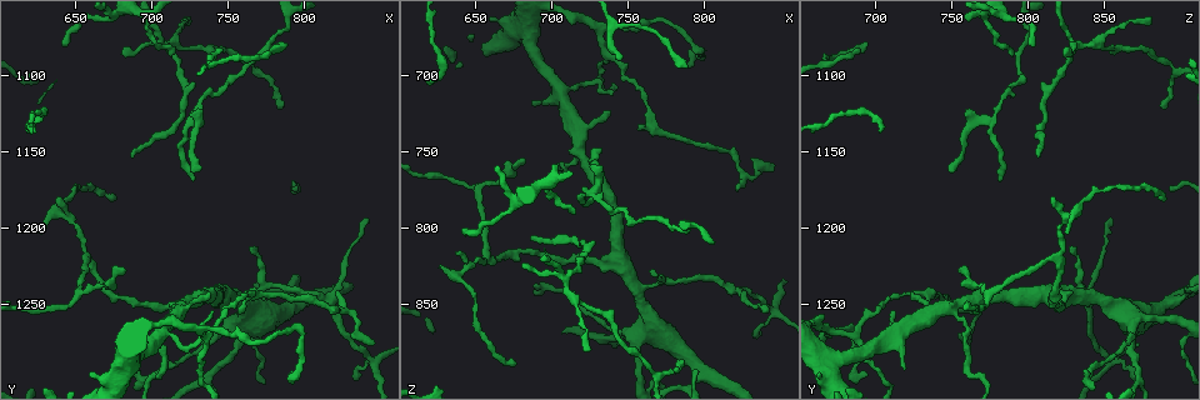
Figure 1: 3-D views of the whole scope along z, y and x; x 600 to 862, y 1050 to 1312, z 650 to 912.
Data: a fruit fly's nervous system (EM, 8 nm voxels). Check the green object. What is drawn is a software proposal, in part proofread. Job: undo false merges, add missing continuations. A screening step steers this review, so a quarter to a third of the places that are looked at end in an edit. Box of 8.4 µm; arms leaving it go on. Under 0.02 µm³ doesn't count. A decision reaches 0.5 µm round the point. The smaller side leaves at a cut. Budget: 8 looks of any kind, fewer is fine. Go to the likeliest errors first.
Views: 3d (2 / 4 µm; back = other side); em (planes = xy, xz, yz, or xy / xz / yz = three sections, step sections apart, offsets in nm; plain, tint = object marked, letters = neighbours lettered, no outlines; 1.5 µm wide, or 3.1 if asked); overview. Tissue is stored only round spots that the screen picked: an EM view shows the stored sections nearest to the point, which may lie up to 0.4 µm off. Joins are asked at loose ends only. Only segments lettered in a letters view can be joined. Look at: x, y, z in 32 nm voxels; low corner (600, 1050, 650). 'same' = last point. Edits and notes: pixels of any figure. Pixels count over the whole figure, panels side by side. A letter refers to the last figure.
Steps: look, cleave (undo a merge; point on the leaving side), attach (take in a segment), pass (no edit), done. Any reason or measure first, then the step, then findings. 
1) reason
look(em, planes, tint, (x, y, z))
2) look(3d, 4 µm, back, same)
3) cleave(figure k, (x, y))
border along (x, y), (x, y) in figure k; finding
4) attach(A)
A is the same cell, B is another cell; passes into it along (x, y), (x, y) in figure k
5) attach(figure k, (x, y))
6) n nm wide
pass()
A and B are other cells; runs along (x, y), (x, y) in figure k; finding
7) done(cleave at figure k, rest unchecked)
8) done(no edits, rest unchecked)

thin end
look(em, planes, letters, (728, 1162, 750))

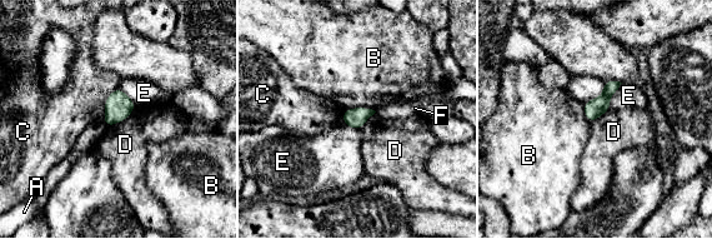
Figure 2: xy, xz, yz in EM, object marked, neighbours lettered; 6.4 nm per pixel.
pass()
A, B, C, D, E and F are other cells; border along (136, 106), (126, 118), (108, 127) in figure 2; no lettered segment goes on from it

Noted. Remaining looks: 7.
tapers out
look(3d, 4 µm, back, (790, 1296, 694))

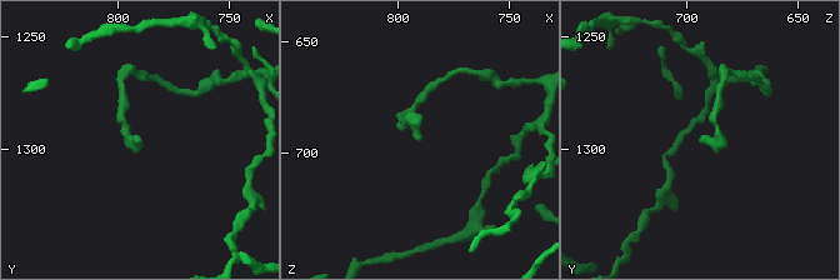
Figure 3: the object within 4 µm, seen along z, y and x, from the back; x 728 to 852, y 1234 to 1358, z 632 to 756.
now the EM
look(em, planes, plain, (789, 1296, 693))

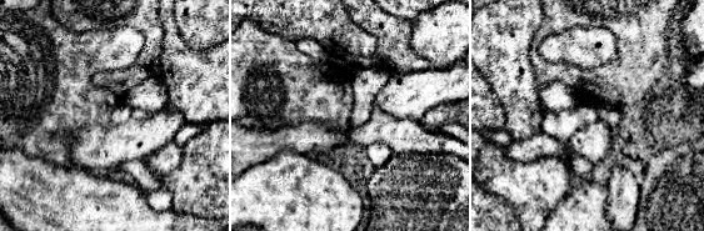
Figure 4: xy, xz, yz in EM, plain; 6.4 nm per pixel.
what lies round it
look(em, planes, letters, same)

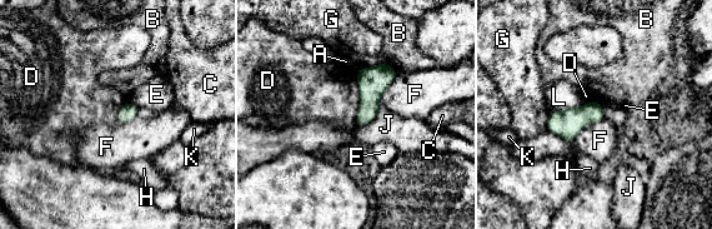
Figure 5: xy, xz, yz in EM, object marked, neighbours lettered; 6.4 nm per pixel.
110 nm wide
pass()
A, B, C, D, E, F, G, H, J, K and L are other cells; none of them fits

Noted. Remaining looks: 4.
an open end
look(em, planes, letters, (640, 1080, 806))

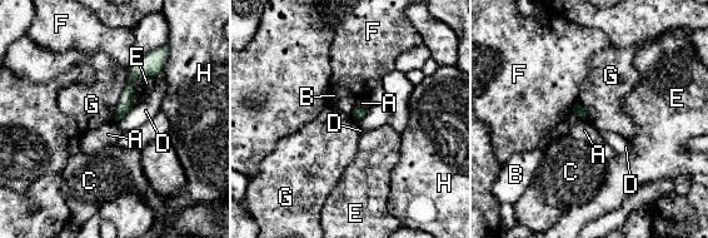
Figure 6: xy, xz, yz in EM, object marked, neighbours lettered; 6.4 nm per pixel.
pass()
A, B, C, D, E, F, G and H are other cells; no lettered segment goes on from it

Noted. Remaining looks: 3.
done(no edits, rest unchecked)

